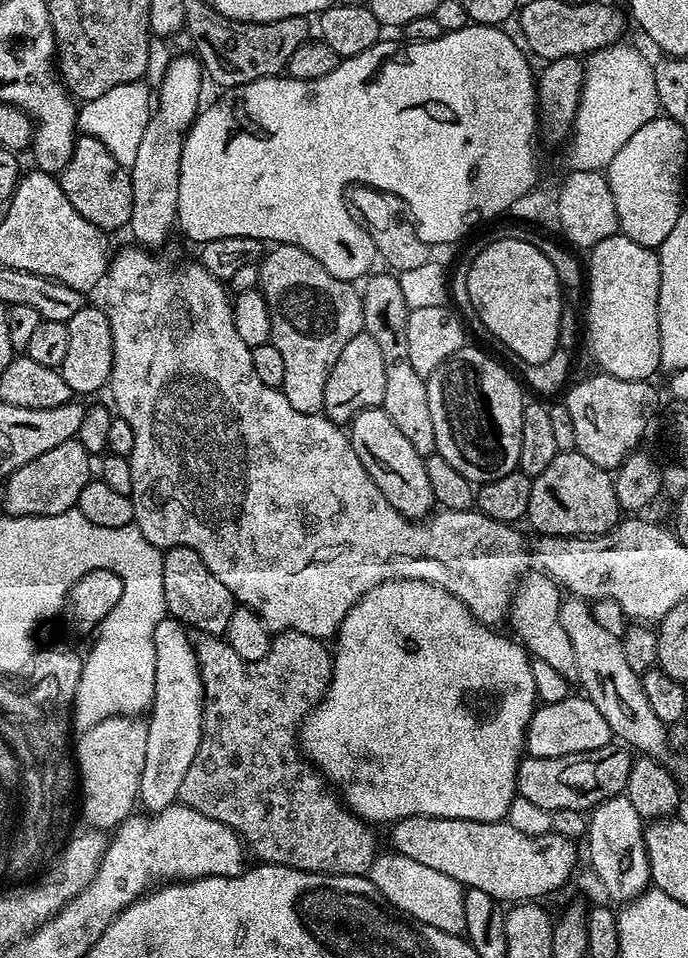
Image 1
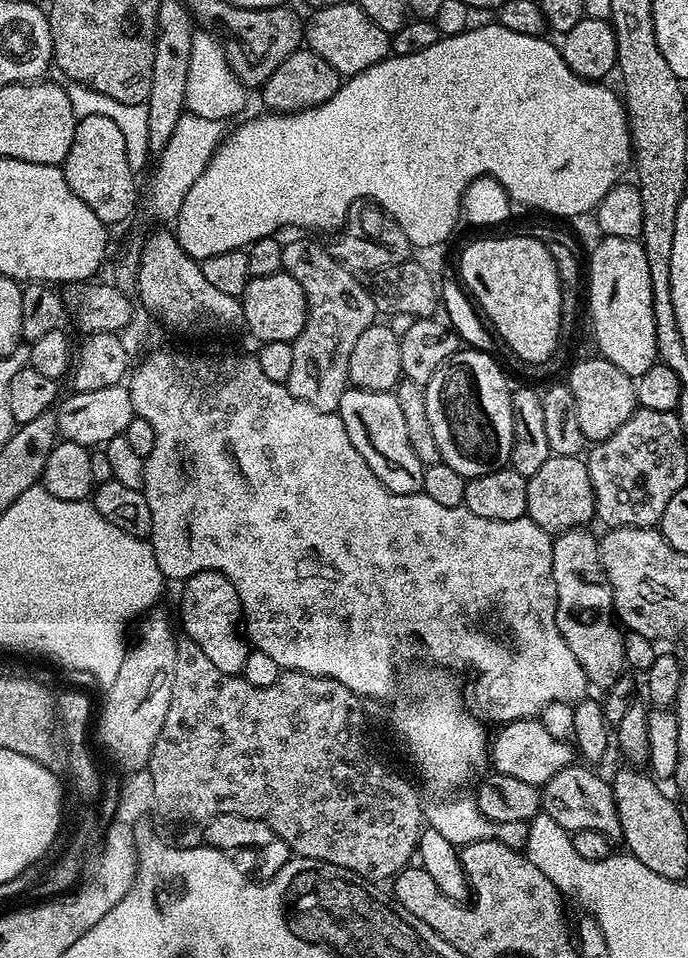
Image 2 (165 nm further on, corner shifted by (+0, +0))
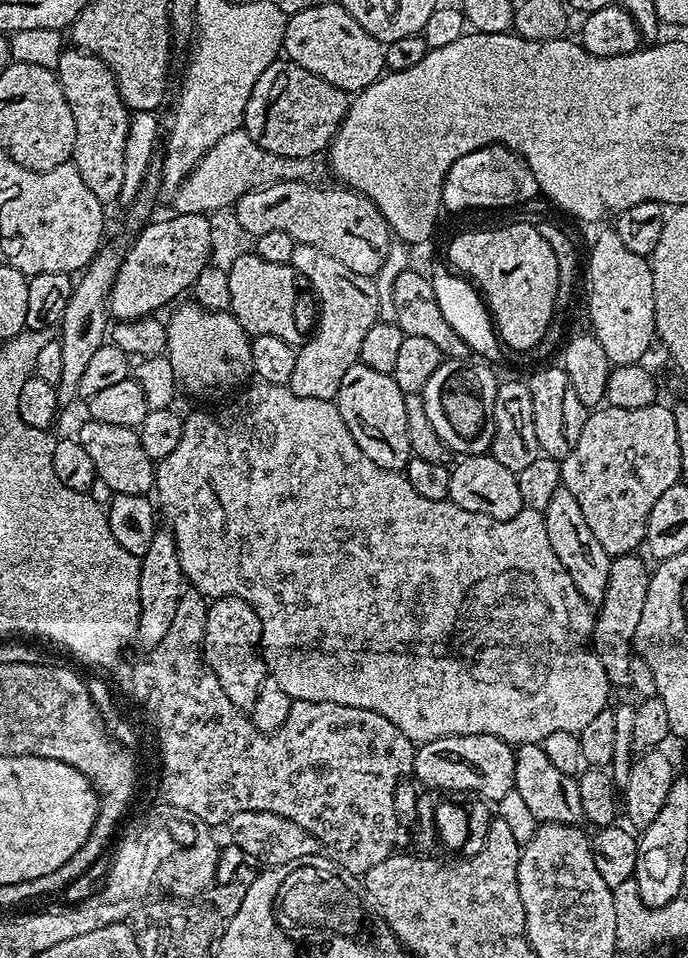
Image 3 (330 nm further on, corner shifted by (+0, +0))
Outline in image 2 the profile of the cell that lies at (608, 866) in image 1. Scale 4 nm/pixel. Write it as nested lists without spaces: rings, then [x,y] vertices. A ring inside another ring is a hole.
[[[569,766],[558,770],[554,778],[542,785],[542,812],[561,821],[570,833],[576,832],[579,828],[589,828],[598,830],[613,842],[619,841],[620,823],[611,783],[605,777],[603,780],[602,777],[595,776],[591,767],[576,767]]]

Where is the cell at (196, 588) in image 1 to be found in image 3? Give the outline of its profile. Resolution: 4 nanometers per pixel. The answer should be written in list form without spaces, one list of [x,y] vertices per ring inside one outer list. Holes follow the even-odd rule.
[[[237,596],[213,599],[208,605],[202,647],[206,662],[210,670],[214,670],[214,678],[218,678],[226,698],[230,698],[234,706],[252,709],[258,690],[262,690],[262,682],[270,675],[260,647],[260,623],[254,606]]]

